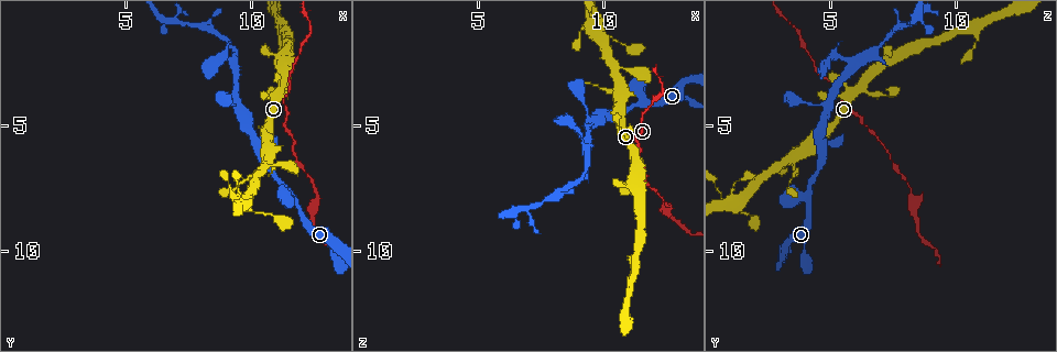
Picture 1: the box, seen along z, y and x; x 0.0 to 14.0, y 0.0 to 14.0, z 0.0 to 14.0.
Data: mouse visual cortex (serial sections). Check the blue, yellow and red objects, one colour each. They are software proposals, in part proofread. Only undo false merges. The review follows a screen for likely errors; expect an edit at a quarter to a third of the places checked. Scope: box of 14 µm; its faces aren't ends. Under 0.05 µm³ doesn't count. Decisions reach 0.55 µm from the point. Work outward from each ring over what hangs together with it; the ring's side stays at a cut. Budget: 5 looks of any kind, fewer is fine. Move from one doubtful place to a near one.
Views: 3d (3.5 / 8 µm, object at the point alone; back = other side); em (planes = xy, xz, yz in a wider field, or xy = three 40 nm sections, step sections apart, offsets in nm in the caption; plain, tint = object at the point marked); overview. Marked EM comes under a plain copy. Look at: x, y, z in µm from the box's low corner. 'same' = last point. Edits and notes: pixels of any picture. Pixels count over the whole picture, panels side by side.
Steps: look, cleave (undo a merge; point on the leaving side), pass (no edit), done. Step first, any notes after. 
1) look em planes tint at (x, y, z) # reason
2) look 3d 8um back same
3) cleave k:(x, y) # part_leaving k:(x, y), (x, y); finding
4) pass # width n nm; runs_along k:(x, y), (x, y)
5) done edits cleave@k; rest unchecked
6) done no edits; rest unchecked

look 3d 3.5um back at (10.6, 6.2, 3.4)

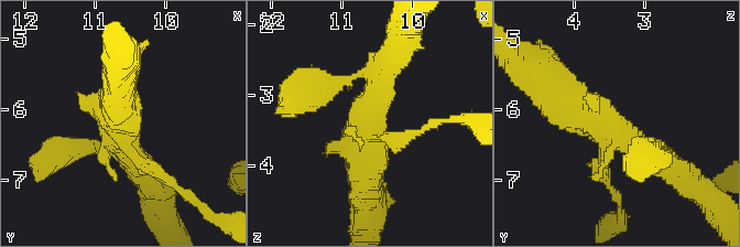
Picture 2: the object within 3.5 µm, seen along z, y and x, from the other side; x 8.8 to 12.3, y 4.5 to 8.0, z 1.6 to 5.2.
look em xy step 3 tint at (10.70, 6.25, 3.50)

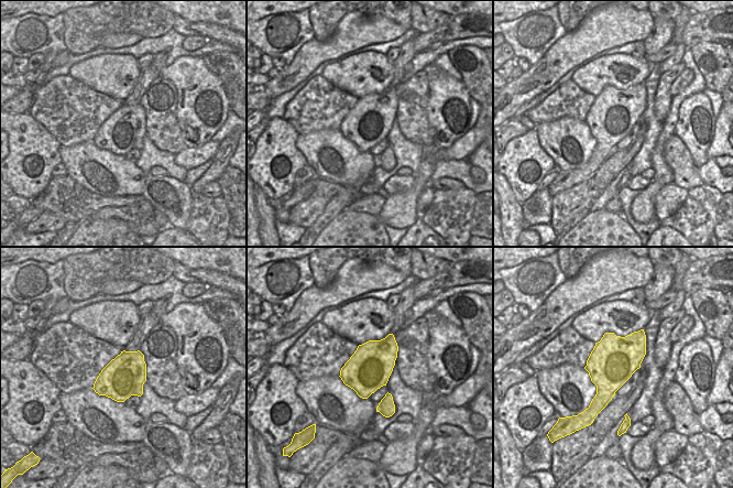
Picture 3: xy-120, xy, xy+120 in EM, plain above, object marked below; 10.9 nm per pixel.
pass # runs_along 2:(547, 90), (665, 161); continuous, no second cell

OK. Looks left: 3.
look 3d 8um back at (9.6, 8.2, 1.3) # small branch off a trunk

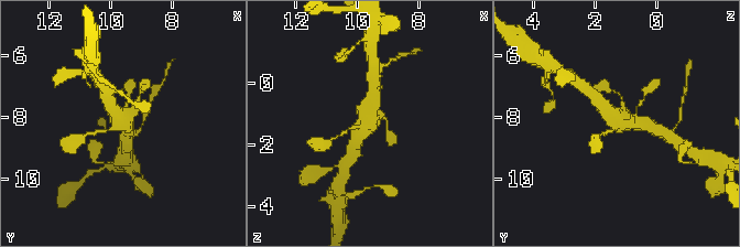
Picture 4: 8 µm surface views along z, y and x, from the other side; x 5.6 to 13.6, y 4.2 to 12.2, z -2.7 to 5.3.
look 3d 3.5um at (9.6, 8.1, 1.2)

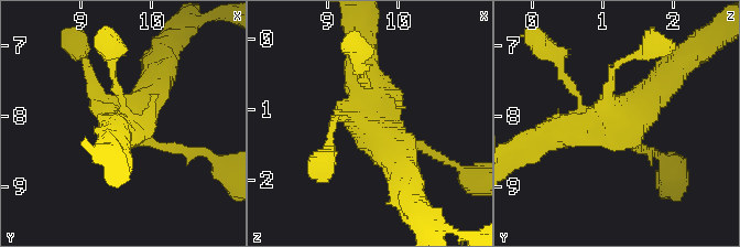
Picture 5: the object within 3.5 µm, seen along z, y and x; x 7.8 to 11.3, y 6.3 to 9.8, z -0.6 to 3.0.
look em xy step 5 tint at (9.70, 8.15, 1.25)

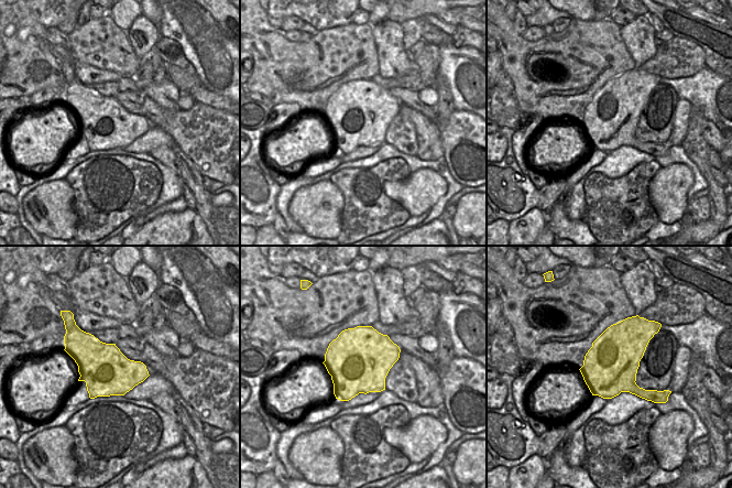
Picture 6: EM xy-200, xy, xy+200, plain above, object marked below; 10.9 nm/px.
pass # runs_along 5:(665, 78), (629, 126), (555, 132); continuous, no second cell

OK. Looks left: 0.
done no edits; rest unchecked

